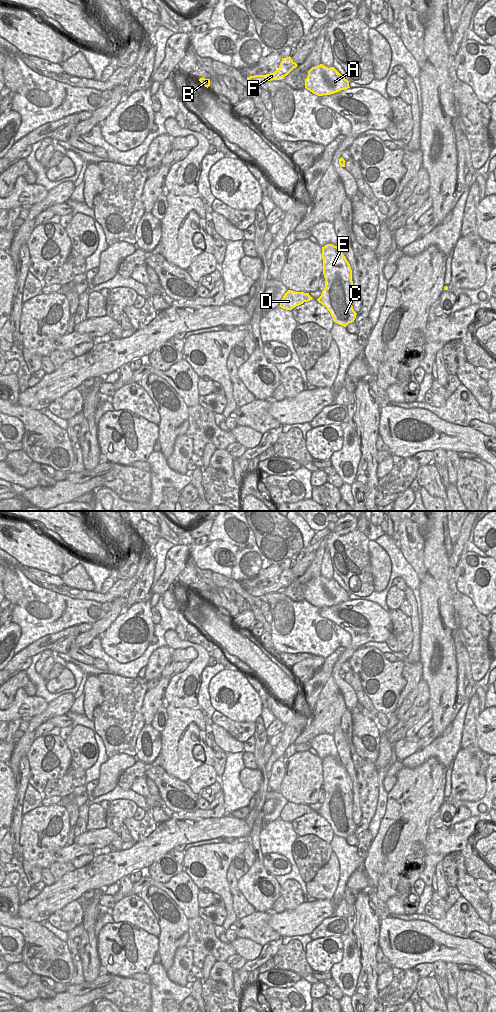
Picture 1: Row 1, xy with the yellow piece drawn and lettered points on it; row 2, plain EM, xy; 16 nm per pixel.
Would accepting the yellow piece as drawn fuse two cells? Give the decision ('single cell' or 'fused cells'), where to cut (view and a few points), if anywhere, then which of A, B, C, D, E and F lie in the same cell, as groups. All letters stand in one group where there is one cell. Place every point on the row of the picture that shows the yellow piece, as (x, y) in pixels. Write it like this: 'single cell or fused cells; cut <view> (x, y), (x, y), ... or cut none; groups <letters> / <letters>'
single cell; cut none; groups A B C D E F

